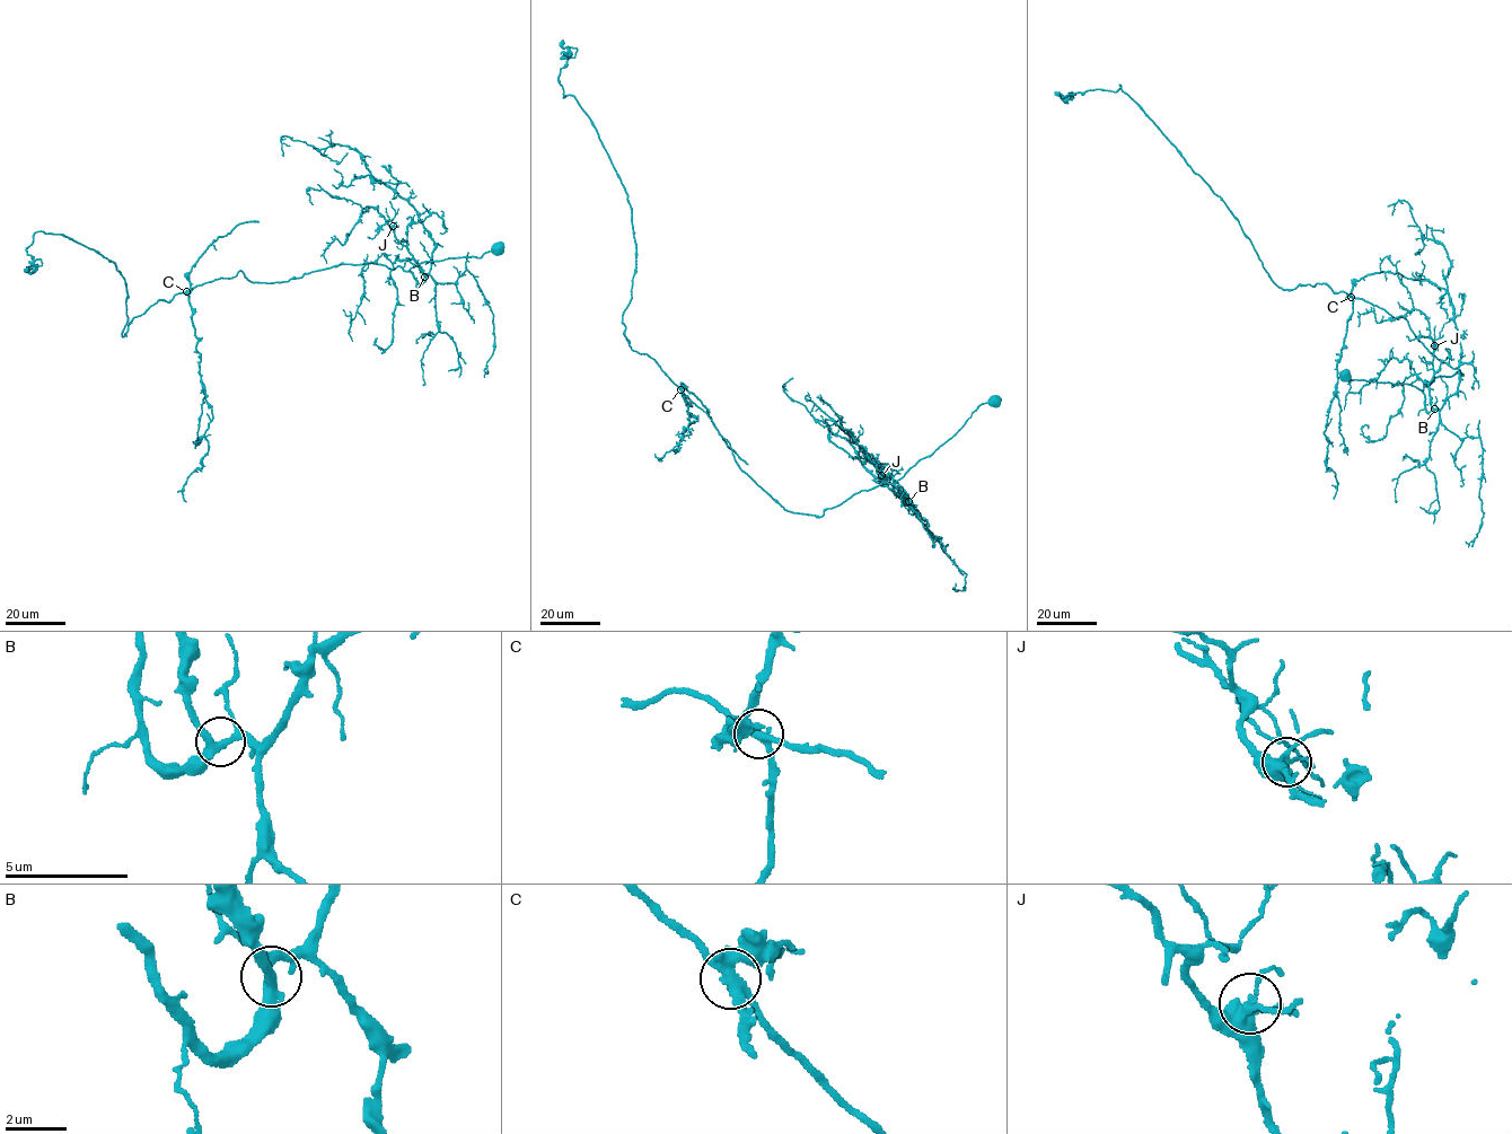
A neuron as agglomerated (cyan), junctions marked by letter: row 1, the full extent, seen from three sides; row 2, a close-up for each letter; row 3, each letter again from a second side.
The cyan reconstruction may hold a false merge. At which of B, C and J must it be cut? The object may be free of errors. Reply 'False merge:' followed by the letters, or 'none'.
False merge: C

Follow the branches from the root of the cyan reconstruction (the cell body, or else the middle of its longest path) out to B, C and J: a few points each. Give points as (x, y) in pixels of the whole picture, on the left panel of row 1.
B: (498, 249), (480, 257), (427, 261), (410, 270), (420, 283), (424, 277)
C: (498, 249), (480, 257), (427, 261), (407, 271), (342, 263), (271, 283), (254, 282), (240, 271), (186, 291)
J: (498, 249), (480, 257), (423, 262), (410, 270), (420, 283), (424, 279), (423, 270), (395, 237), (393, 226)

